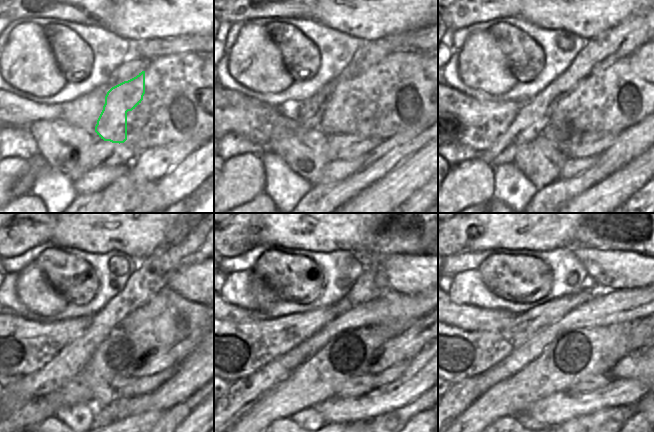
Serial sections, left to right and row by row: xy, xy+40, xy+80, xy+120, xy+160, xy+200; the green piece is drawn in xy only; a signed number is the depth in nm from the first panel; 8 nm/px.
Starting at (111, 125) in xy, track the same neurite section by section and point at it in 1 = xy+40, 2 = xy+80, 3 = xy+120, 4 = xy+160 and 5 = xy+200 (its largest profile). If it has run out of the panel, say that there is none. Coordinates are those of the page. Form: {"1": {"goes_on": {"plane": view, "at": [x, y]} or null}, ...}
{"1": {"goes_on": {"plane": "xy+40", "at": [347, 96]}}, "2": {"goes_on": {"plane": "xy+80", "at": [564, 109]}}, "3": {"goes_on": {"plane": "xy+120", "at": [129, 325]}}, "4": {"goes_on": {"plane": "xy+160", "at": [396, 305]}}, "5": {"goes_on": {"plane": "xy+200", "at": [615, 306]}}}

